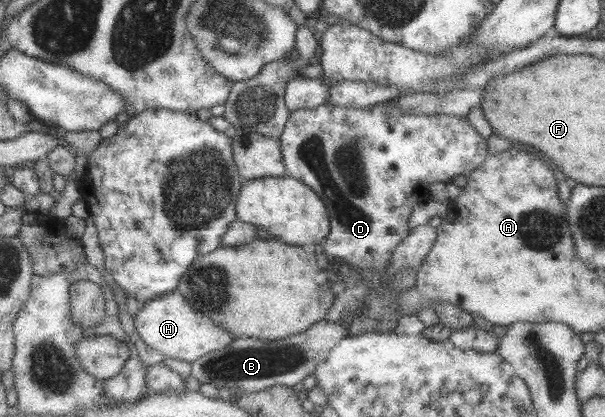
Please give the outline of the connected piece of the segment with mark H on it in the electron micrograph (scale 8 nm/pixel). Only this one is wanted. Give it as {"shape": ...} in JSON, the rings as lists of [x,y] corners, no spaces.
{"shape":[[[173,291],[163,297],[158,295],[143,303],[139,313],[135,315],[134,326],[139,337],[151,349],[159,351],[166,358],[189,362],[195,362],[206,354],[224,349],[236,339],[233,333],[221,327],[215,320],[191,307],[191,302],[179,291]]]}

